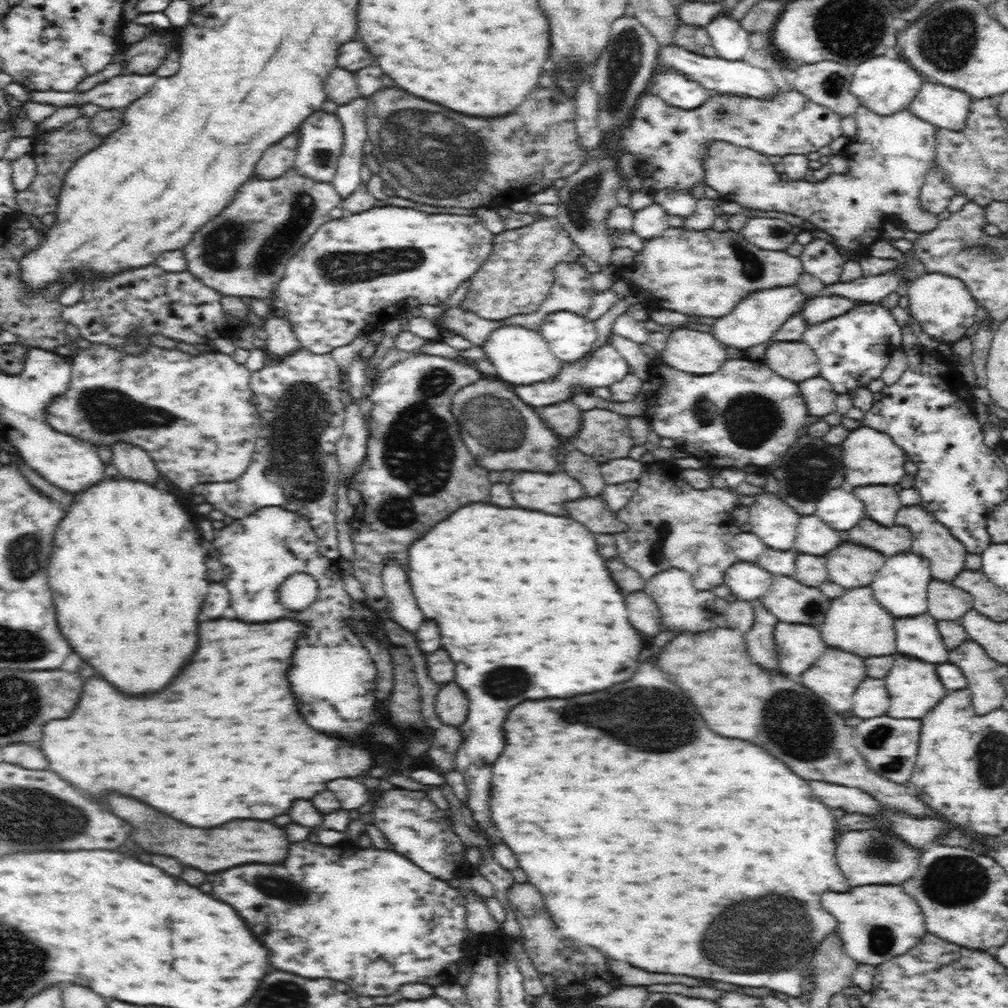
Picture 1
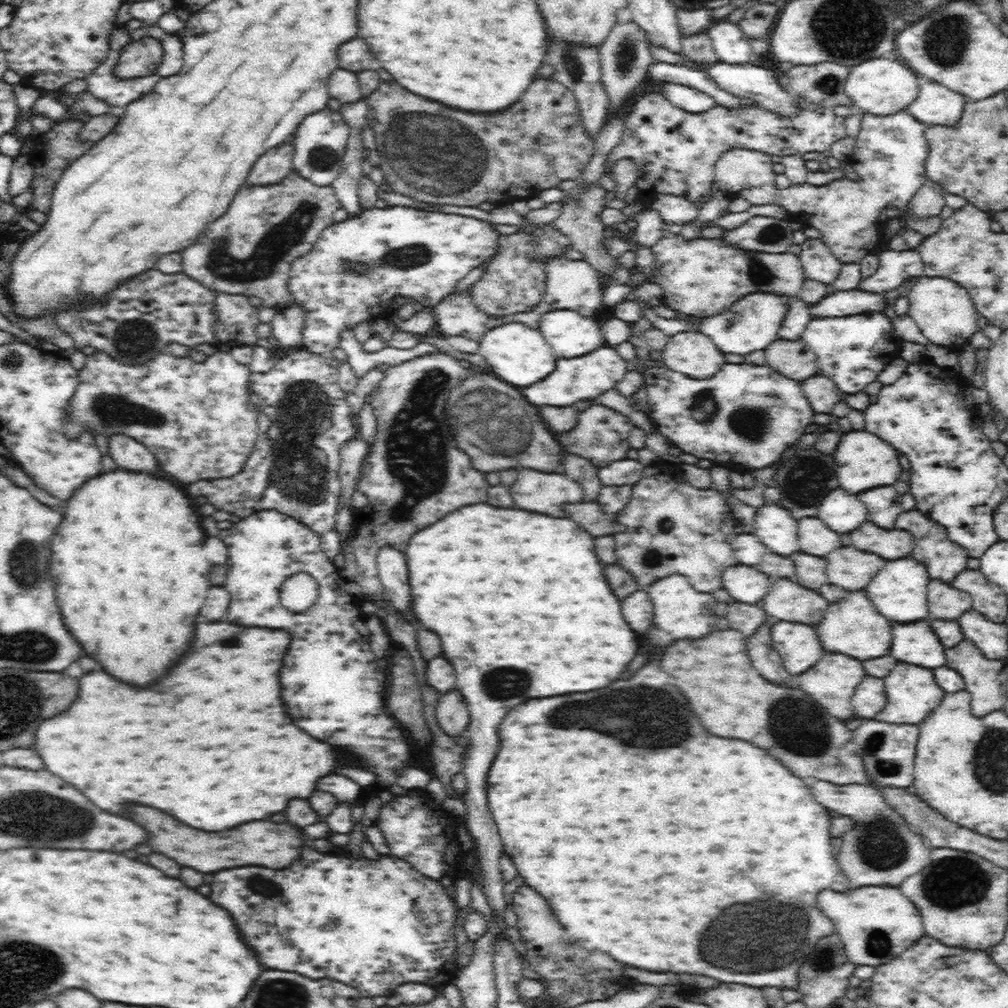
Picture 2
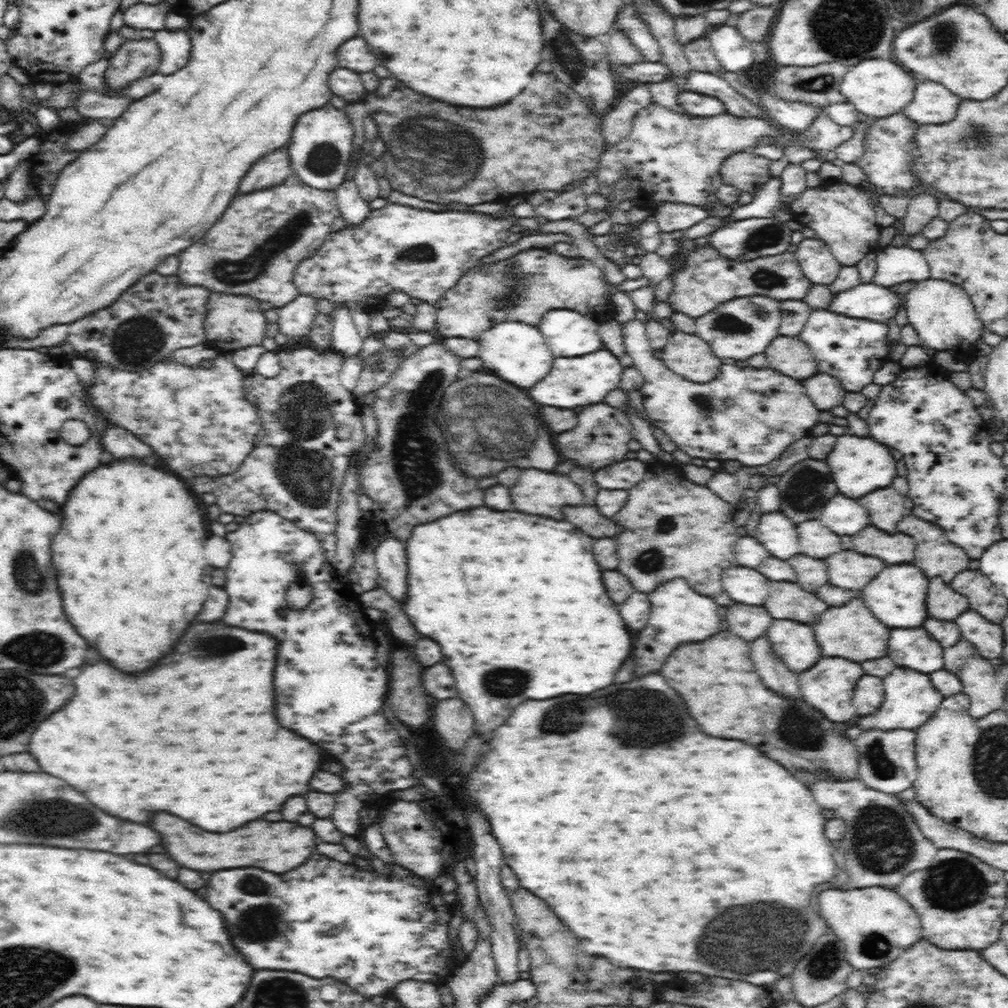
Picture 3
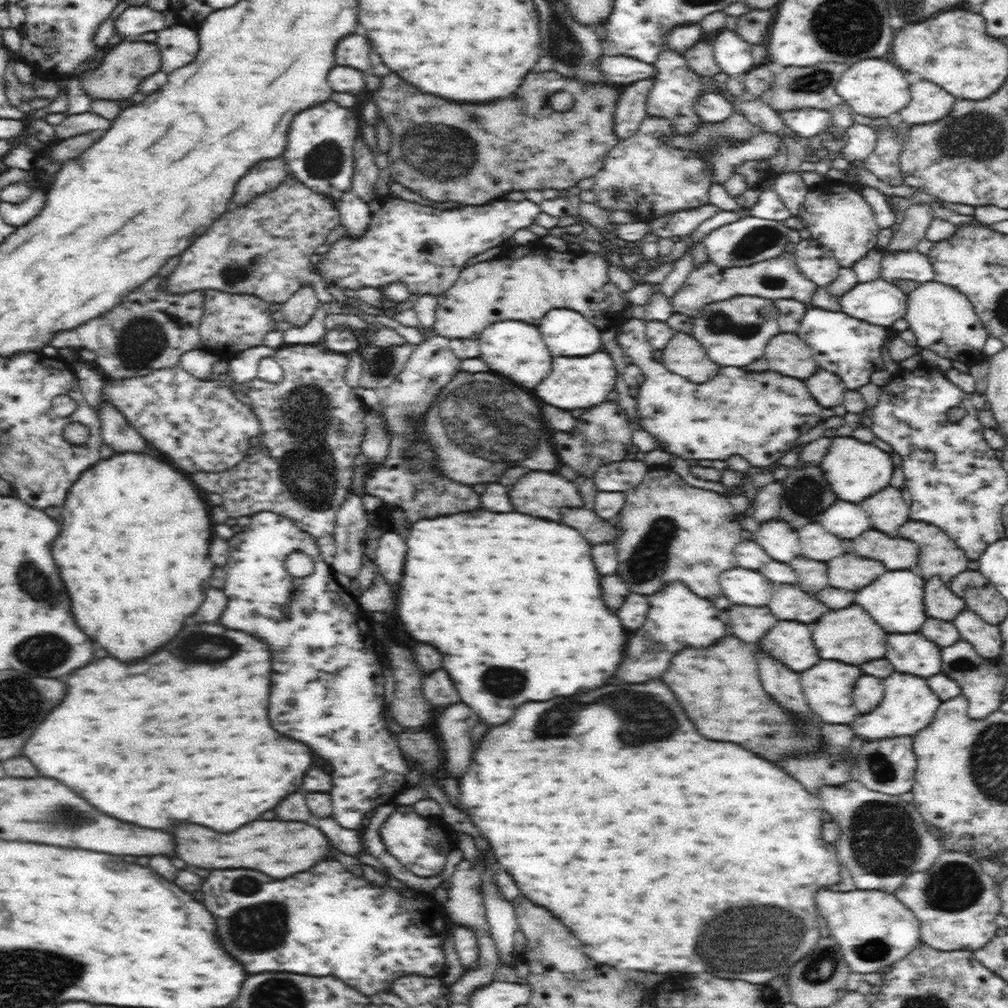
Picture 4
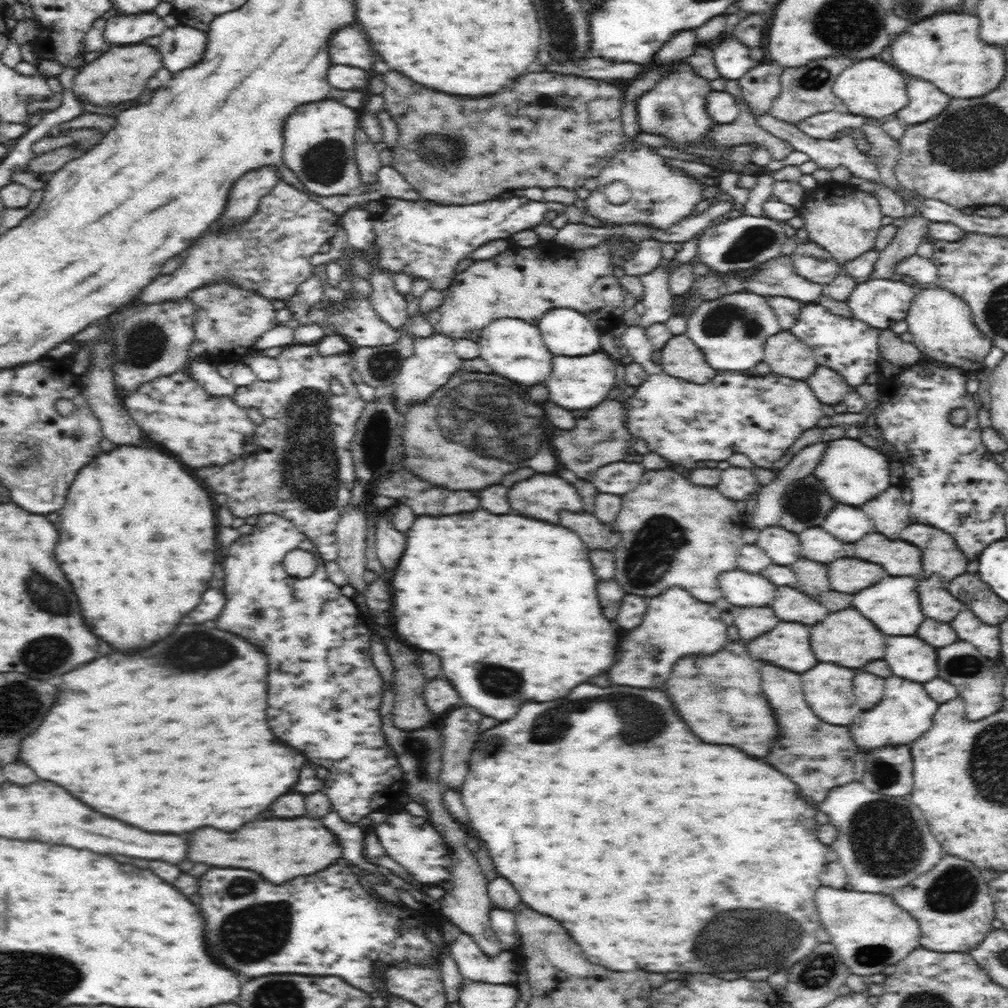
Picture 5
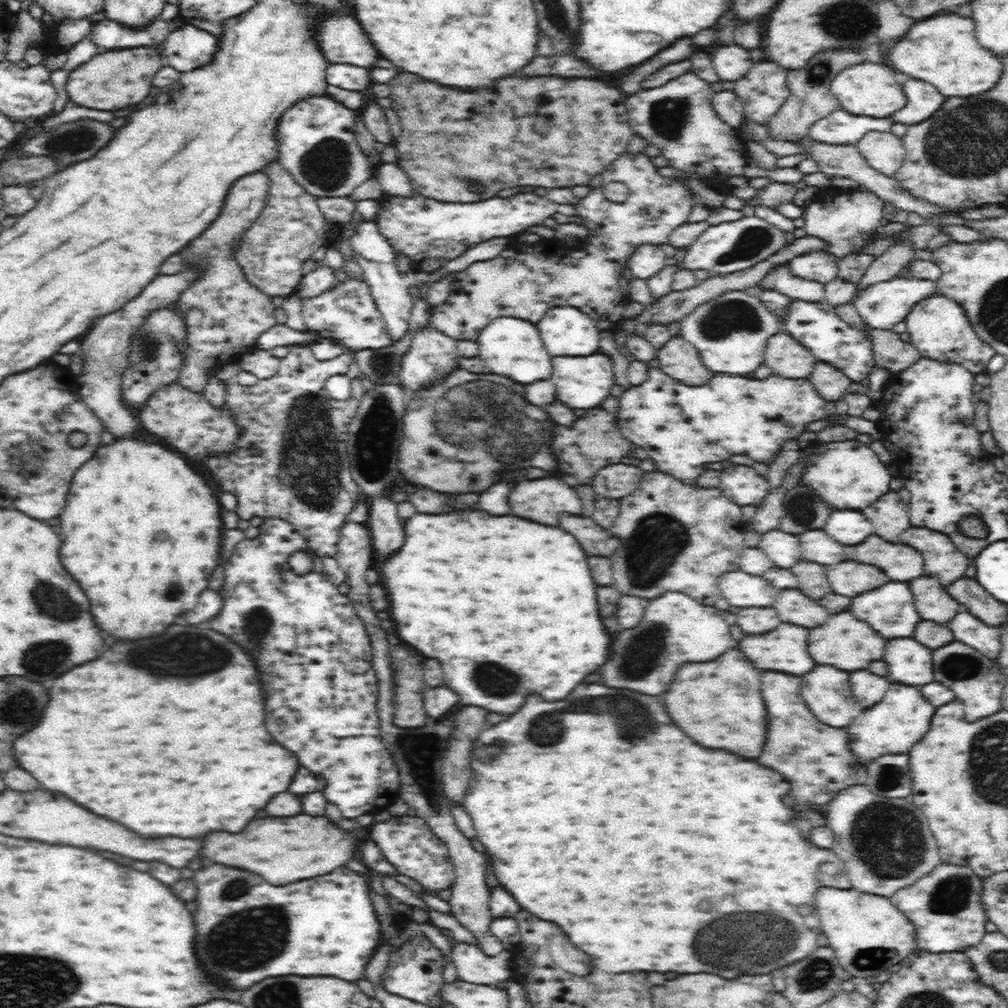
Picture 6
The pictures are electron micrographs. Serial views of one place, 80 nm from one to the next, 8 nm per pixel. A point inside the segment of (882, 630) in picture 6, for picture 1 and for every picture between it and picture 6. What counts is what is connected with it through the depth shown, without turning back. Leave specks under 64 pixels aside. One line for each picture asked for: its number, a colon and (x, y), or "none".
1: (900, 586)
2: (899, 590)
3: (897, 597)
4: (896, 600)
5: (892, 605)

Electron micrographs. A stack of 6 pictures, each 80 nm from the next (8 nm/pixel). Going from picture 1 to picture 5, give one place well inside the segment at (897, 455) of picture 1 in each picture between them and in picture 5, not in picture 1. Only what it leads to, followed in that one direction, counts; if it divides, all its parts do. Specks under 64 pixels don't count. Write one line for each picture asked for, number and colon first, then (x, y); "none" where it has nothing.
2: (864, 453)
3: (860, 465)
4: (855, 469)
5: (853, 473)

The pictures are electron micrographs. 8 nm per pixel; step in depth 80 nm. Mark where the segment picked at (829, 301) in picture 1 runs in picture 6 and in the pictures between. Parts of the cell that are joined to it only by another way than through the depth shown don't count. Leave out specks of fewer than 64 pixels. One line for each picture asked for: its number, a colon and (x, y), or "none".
2: (838, 303)
3: (870, 301)
4: (878, 302)
5: (879, 303)
6: (882, 305)

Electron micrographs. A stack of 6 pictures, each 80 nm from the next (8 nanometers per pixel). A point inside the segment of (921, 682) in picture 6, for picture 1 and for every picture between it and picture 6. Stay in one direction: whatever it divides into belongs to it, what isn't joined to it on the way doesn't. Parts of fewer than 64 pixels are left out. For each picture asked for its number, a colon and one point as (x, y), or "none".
1: (918, 638)
2: (916, 643)
3: (916, 649)
4: (914, 654)
5: (909, 657)

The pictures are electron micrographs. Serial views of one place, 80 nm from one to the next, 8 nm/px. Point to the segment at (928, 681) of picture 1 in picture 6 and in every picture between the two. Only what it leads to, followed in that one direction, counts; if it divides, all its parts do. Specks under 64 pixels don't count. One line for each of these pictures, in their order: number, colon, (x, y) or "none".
2: (911, 693)
3: (910, 699)
4: (909, 705)
5: (905, 712)
6: (894, 725)

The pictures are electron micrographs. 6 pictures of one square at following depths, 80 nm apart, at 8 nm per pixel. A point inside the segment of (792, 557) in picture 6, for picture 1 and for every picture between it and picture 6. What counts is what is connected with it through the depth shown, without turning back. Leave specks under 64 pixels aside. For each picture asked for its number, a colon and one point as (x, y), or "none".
1: (774, 521)
2: (776, 528)
3: (776, 531)
4: (776, 537)
5: (781, 545)

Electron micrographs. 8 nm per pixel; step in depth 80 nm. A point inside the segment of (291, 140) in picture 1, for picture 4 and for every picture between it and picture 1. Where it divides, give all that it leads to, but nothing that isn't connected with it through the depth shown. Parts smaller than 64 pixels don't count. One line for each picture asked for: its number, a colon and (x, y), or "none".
2: (274, 166)
3: (273, 170)
4: (265, 177)

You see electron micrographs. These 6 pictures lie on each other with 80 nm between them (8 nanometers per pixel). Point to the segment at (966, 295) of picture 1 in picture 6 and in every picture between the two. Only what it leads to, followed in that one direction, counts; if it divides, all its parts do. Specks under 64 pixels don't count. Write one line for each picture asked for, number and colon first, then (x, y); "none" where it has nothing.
2: (945, 313)
3: (946, 319)
4: (942, 318)
5: (941, 325)
6: (938, 329)

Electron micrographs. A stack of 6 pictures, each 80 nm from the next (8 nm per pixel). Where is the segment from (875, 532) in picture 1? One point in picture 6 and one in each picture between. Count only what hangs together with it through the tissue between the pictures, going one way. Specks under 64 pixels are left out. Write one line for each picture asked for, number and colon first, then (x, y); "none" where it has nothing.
2: (887, 543)
3: (892, 548)
4: (895, 553)
5: (900, 558)
6: (901, 564)

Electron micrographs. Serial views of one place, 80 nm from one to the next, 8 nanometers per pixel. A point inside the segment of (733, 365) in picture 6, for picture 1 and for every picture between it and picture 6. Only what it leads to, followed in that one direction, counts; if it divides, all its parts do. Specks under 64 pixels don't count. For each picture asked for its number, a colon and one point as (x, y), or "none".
1: (754, 320)
2: (751, 323)
3: (739, 328)
4: (734, 332)
5: (730, 330)

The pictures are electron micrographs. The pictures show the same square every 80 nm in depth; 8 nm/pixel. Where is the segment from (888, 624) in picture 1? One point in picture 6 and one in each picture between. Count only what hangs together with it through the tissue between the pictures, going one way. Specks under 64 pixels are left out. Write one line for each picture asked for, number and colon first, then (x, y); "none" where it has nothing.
2: (851, 626)
3: (850, 631)
4: (850, 635)
5: (845, 638)
6: (842, 642)

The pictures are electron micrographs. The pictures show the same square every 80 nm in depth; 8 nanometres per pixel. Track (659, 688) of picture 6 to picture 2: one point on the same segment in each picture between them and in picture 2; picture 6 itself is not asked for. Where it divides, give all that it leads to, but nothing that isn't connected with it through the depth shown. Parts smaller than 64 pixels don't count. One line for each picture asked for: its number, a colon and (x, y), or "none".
2: (680, 611)
3: (679, 614)
4: (677, 619)
5: (676, 624)

